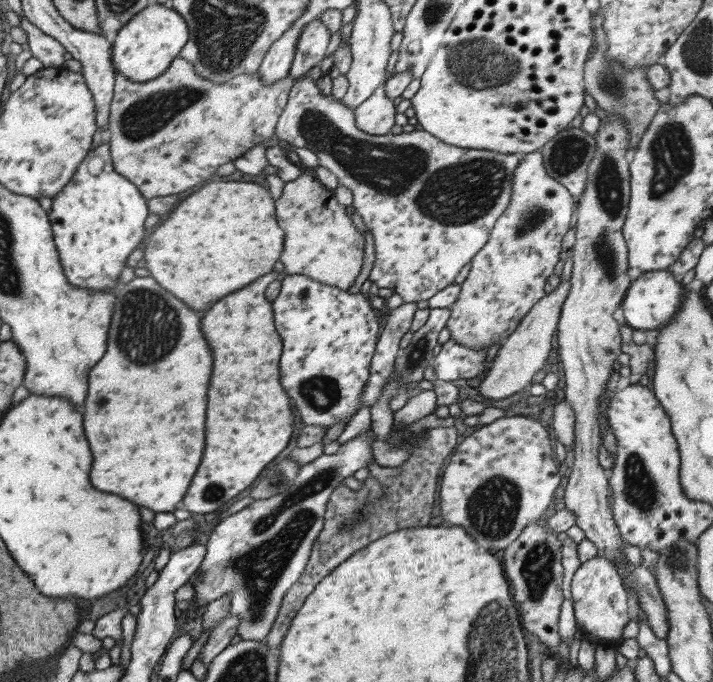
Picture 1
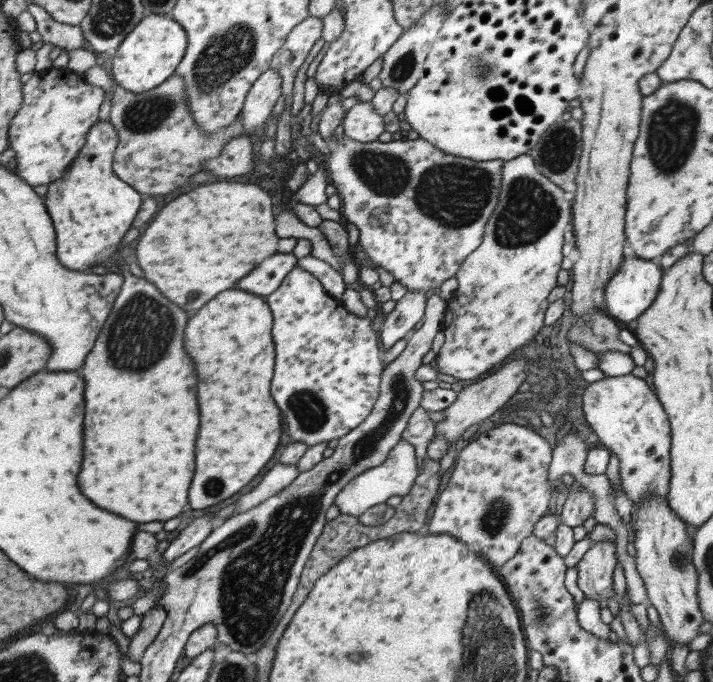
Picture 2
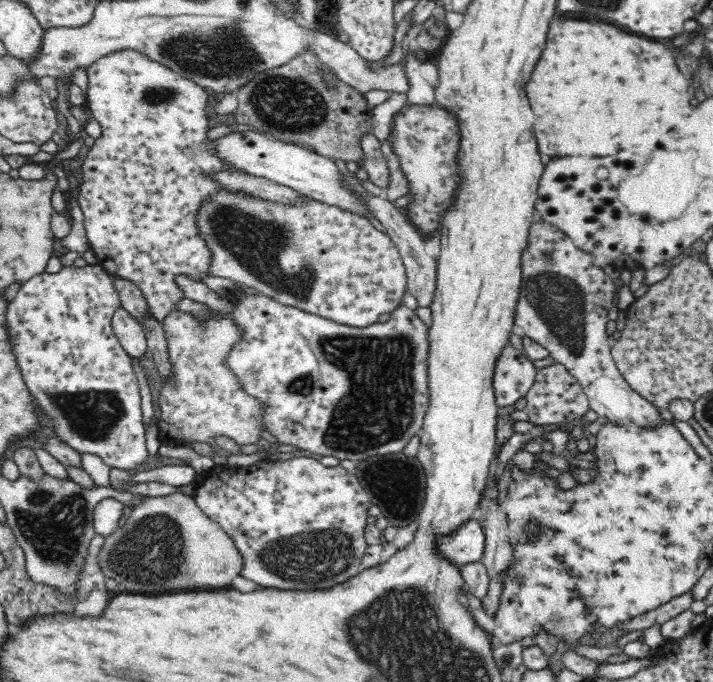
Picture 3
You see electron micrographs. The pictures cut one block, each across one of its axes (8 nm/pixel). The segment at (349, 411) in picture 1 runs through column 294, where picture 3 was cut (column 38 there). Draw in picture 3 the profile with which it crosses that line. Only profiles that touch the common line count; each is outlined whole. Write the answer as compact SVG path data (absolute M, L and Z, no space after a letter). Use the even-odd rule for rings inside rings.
M90 263L84 268L75 268L74 266L68 266L68 268L62 268L57 274L49 274L44 272L38 276L34 276L26 283L22 283L20 290L18 290L14 300L8 304L8 310L5 314L5 325L9 334L9 340L11 340L12 352L16 356L16 362L20 366L20 372L22 372L22 378L30 390L30 394L34 396L36 404L40 406L40 412L50 420L50 426L54 428L54 432L62 438L66 444L69 444L74 450L80 453L89 452L100 456L102 460L110 466L110 468L122 468L122 470L134 470L138 468L146 456L148 456L148 449L146 444L146 428L142 423L142 408L140 407L140 386L138 385L138 378L134 374L132 369L132 357L124 350L124 347L120 344L120 341L114 335L114 331L111 327L111 320L114 316L114 312L121 308L121 303L115 286L113 285L114 276L108 274L108 271L104 271L102 267L93 263Z

